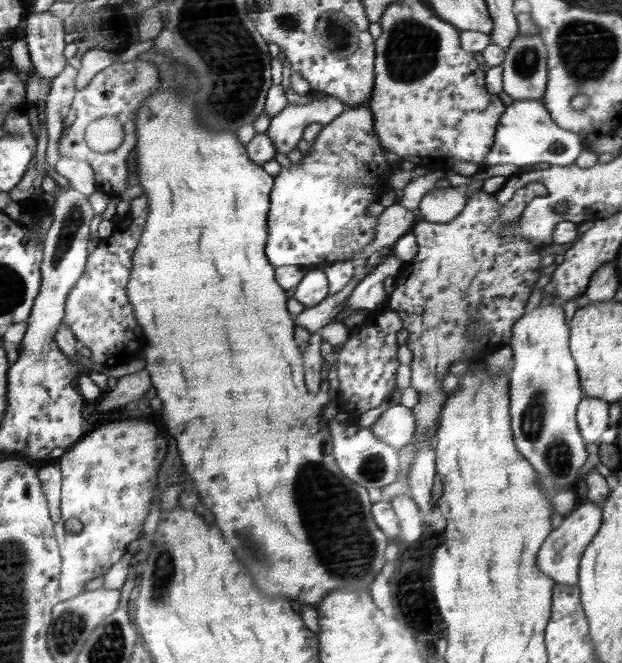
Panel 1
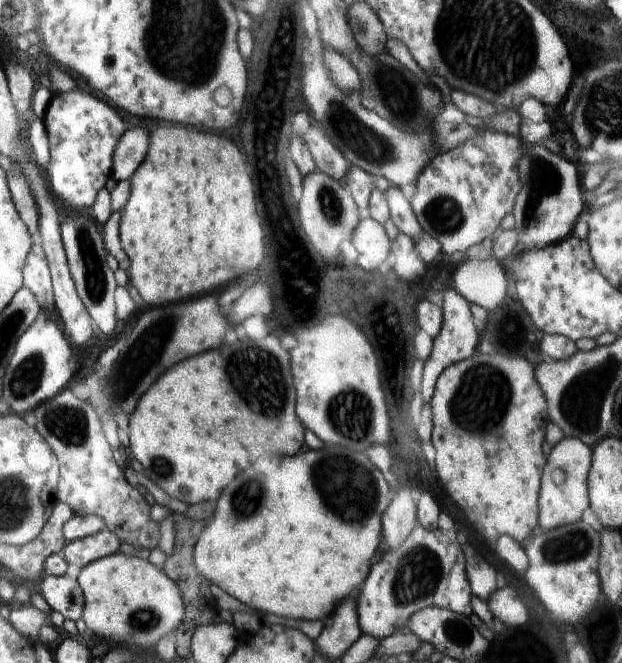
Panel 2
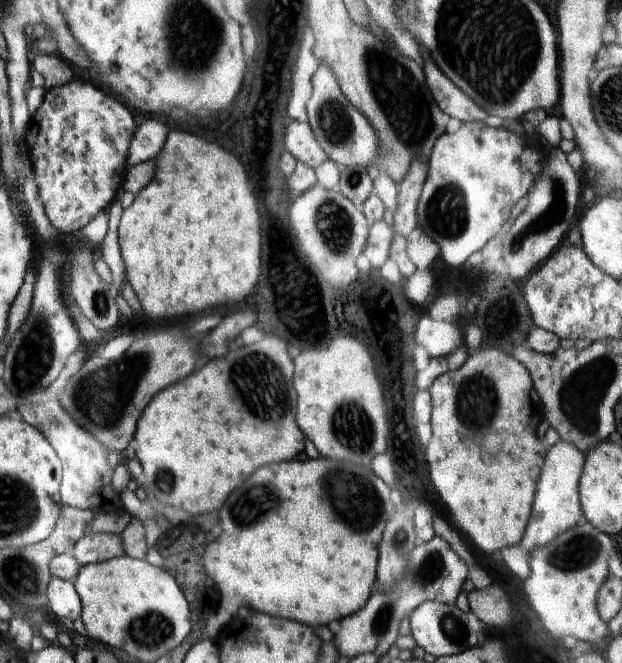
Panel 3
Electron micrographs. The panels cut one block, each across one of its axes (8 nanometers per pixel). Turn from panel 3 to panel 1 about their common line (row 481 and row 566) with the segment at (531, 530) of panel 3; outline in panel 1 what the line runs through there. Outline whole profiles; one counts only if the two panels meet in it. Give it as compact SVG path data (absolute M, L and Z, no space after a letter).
M590 500L578 508L574 508L569 516L563 518L562 524L544 540L543 546L540 547L538 554L540 571L562 584L577 584L582 554L601 528L602 516L602 506Z

